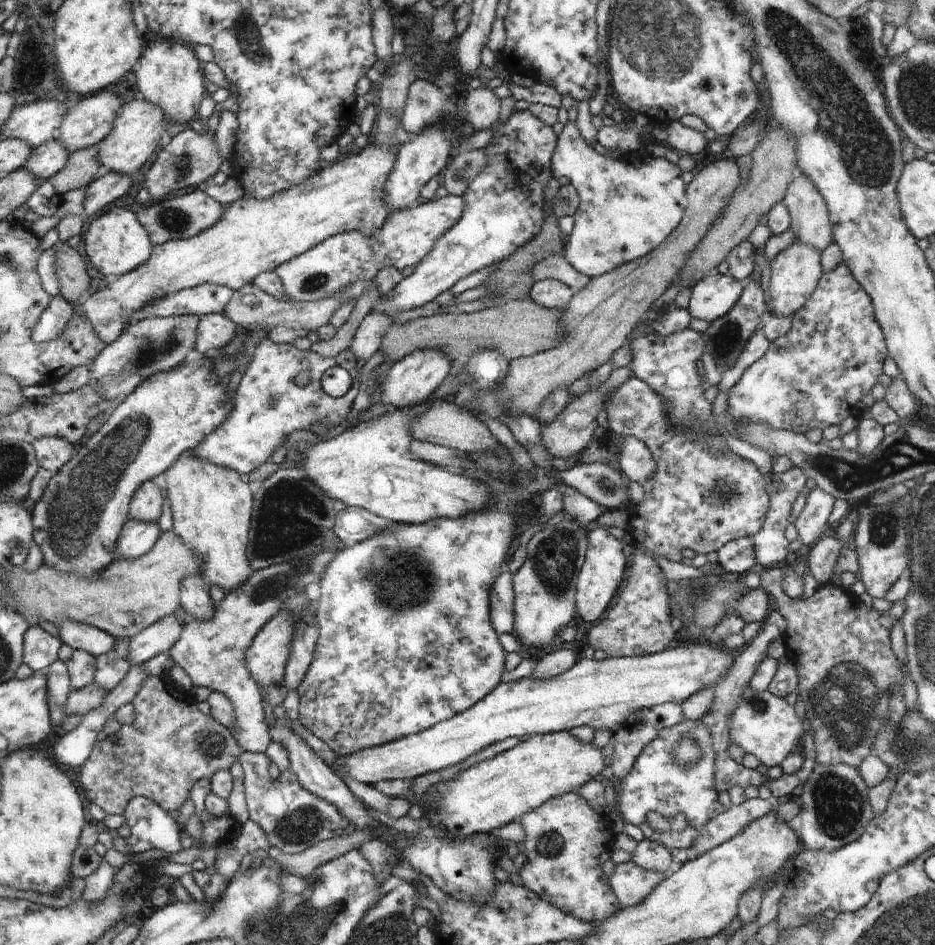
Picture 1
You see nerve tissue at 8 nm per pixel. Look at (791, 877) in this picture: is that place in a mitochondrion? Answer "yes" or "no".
no

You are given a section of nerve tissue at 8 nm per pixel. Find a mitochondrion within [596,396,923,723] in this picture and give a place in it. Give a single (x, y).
(883, 527)

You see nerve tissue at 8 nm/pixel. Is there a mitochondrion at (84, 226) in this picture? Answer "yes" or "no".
no

